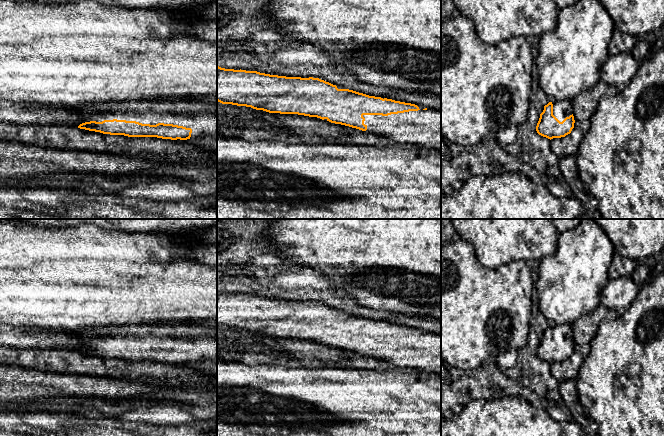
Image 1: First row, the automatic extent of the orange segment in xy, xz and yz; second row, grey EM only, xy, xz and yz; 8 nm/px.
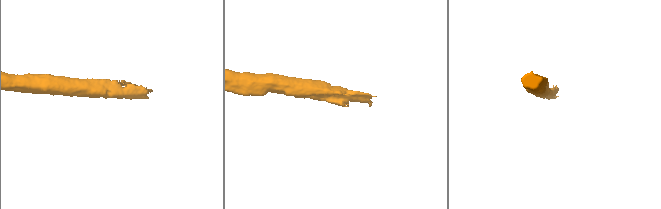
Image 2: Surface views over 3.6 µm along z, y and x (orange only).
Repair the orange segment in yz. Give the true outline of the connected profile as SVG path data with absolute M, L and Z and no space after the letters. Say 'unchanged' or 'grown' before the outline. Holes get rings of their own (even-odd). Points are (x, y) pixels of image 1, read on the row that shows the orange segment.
grown | M552 101L544 106L536 131L548 139L561 138L574 128L573 106L571 101Z

